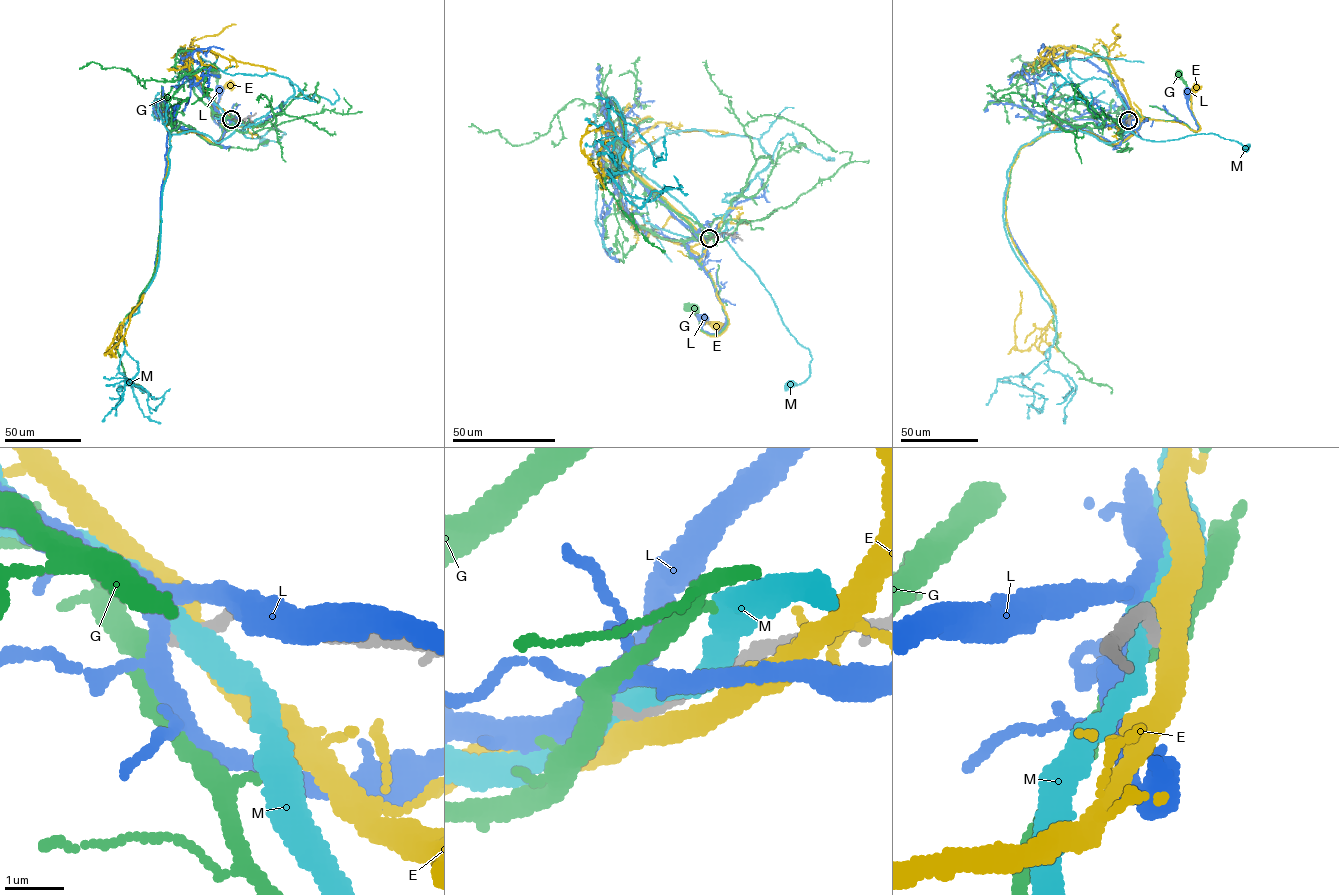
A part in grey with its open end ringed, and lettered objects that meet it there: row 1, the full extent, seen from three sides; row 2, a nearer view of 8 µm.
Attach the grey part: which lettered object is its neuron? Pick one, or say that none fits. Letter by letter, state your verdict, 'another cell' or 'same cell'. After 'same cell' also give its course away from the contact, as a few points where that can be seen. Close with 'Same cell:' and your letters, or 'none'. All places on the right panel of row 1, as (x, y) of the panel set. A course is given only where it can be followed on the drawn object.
E: another cell
G: same cell; it runs (1127, 121), (1130, 118), (1126, 114), (1134, 111), (1147, 118), (1183, 122), (1197, 131), (1189, 91), (1178, 74)
L: another cell
M: another cell
Same cell: G

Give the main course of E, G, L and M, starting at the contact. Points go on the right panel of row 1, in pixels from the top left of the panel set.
E: (1128, 121), (1132, 109), (1139, 118), (1179, 122), (1198, 131), (1191, 109), (1191, 92), (1195, 87)
G: (1127, 121), (1130, 118), (1126, 114), (1134, 111), (1147, 118), (1183, 122), (1197, 131), (1189, 91), (1178, 74)
L: (1128, 120), (1129, 110), (1147, 119), (1183, 122), (1197, 131), (1187, 105), (1187, 92)
M: (1128, 121), (1125, 132), (1131, 131), (1144, 139), (1162, 141), (1209, 133), (1236, 141), (1245, 149)

